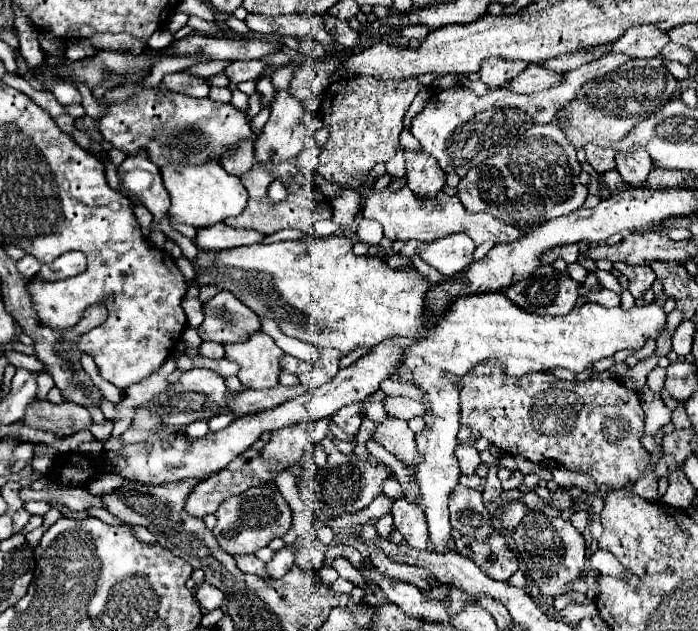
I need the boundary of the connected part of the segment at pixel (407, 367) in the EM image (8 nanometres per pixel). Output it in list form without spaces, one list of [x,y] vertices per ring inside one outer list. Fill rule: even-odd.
[[[330,236],[330,238],[316,238],[316,240],[292,240],[292,242],[274,242],[274,244],[254,244],[254,246],[240,246],[240,248],[230,248],[230,250],[220,250],[220,252],[210,252],[210,250],[202,250],[198,252],[196,256],[196,262],[192,264],[194,270],[196,270],[196,278],[194,282],[198,286],[216,286],[220,290],[228,290],[232,292],[238,300],[242,300],[250,310],[254,310],[258,316],[268,316],[272,320],[276,320],[278,328],[286,334],[286,336],[292,336],[292,338],[298,338],[298,340],[304,340],[304,342],[310,342],[318,348],[336,348],[340,350],[342,354],[348,354],[356,348],[366,348],[368,352],[378,346],[380,342],[384,340],[390,340],[394,336],[404,336],[404,338],[410,338],[412,344],[408,346],[408,350],[404,350],[402,354],[402,360],[400,360],[400,366],[396,370],[400,382],[410,382],[414,386],[418,386],[422,392],[424,392],[424,398],[426,398],[426,414],[424,414],[424,422],[426,422],[426,428],[424,432],[416,434],[416,444],[418,444],[418,452],[424,456],[424,462],[418,464],[418,472],[412,474],[414,476],[414,482],[420,486],[420,492],[422,492],[422,498],[420,498],[420,506],[424,508],[424,514],[426,514],[426,520],[428,520],[428,530],[430,530],[430,542],[436,546],[438,552],[448,552],[446,548],[446,542],[450,538],[450,518],[448,518],[448,498],[450,498],[450,492],[452,488],[458,484],[458,478],[460,478],[460,464],[454,456],[454,448],[458,444],[456,440],[456,434],[460,430],[460,386],[456,382],[452,382],[448,378],[448,374],[452,376],[464,376],[472,370],[472,366],[476,366],[476,362],[486,362],[486,360],[496,360],[498,364],[502,364],[508,374],[512,376],[524,376],[532,370],[536,372],[546,372],[546,370],[554,370],[554,368],[566,368],[566,370],[572,370],[572,372],[582,372],[588,364],[596,362],[596,360],[602,360],[606,356],[614,356],[618,350],[624,350],[624,348],[632,348],[632,350],[638,350],[644,346],[644,340],[646,336],[652,336],[656,338],[658,332],[664,330],[666,326],[666,314],[662,310],[662,306],[658,306],[656,302],[652,304],[646,304],[646,306],[634,306],[630,310],[622,310],[620,306],[616,308],[604,308],[600,304],[594,304],[594,302],[586,302],[584,306],[576,306],[572,312],[564,314],[564,316],[536,316],[536,314],[530,314],[530,312],[524,312],[522,308],[514,306],[514,302],[510,298],[506,298],[502,292],[488,292],[488,294],[464,294],[464,296],[458,296],[452,300],[452,304],[448,306],[448,310],[444,312],[442,318],[436,318],[436,322],[426,322],[424,318],[424,308],[426,308],[426,294],[434,288],[432,282],[428,282],[418,270],[414,268],[402,268],[402,270],[394,270],[386,264],[386,260],[376,260],[376,258],[358,258],[354,252],[352,252],[353,242],[346,236]]]

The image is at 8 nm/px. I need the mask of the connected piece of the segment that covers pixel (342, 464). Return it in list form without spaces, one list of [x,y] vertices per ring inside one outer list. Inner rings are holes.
[[[328,438],[322,440],[322,446],[328,454],[328,460],[312,478],[312,488],[314,488],[314,494],[318,494],[324,516],[340,516],[344,512],[366,508],[374,498],[382,494],[382,484],[394,476],[390,466],[378,462],[374,456],[358,458],[354,452],[342,454]]]

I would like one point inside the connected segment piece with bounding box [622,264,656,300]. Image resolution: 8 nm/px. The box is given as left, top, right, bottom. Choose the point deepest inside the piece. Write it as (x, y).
(640, 279)

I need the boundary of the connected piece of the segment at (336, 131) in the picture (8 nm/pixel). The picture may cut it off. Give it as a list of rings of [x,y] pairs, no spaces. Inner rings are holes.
[[[372,76],[342,78],[330,84],[320,106],[322,122],[330,132],[320,154],[320,176],[342,188],[364,186],[368,172],[378,162],[388,162],[400,148],[398,134],[404,128],[402,118],[420,88],[416,78],[378,80]]]

